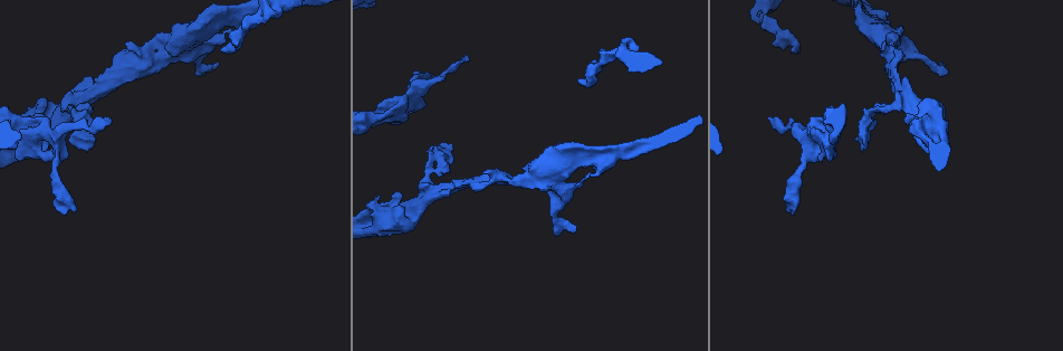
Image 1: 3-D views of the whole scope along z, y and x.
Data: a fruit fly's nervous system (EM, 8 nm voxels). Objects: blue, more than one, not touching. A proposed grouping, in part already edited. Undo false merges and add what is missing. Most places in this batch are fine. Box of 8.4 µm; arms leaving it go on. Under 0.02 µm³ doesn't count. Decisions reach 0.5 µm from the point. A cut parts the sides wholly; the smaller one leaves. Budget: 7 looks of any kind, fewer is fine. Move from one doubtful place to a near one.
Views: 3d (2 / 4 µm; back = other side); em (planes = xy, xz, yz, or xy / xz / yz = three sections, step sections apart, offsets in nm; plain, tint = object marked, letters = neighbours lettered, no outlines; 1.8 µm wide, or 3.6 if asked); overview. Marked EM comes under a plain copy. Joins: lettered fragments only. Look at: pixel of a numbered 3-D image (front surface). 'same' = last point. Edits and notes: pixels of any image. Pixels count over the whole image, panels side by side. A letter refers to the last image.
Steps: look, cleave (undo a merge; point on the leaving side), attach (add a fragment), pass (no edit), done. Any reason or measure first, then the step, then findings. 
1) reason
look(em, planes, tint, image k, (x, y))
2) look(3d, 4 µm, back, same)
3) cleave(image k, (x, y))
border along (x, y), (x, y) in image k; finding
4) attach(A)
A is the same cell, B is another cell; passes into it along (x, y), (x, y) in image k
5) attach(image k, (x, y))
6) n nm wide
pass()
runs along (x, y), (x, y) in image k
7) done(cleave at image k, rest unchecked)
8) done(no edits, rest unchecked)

an open end
look(3d, 4 µm, image 1, (579, 78))

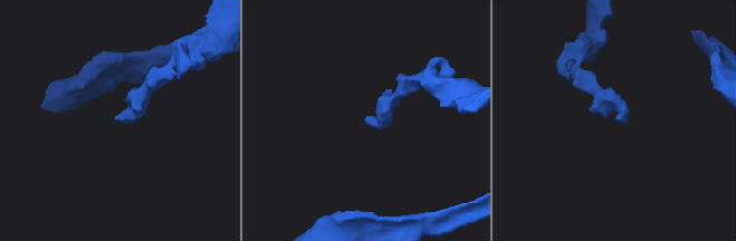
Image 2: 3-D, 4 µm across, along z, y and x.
look(em, xz, step 8, tint, image 2, (617, 118))

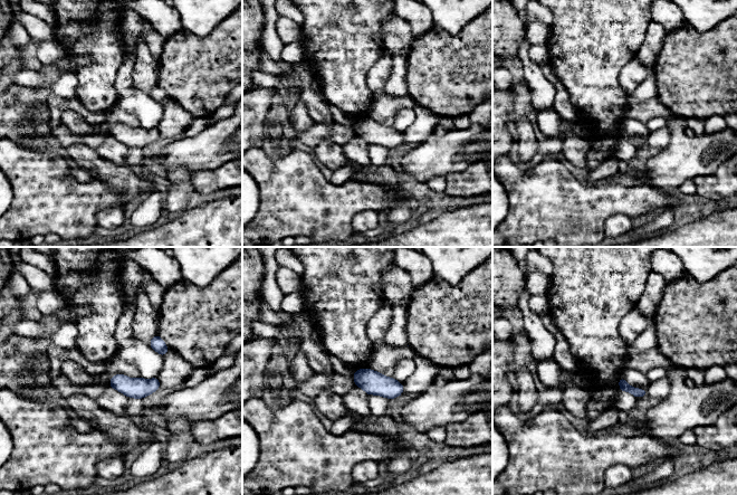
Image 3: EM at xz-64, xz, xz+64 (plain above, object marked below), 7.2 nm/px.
cut it another way
look(em, planes, letters, same)

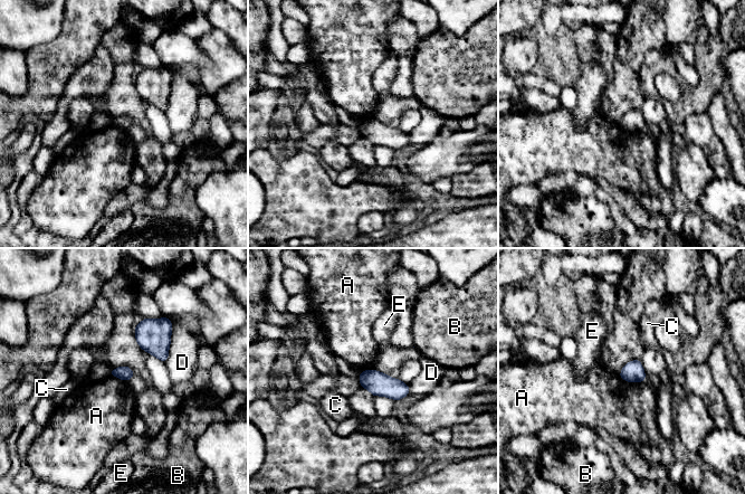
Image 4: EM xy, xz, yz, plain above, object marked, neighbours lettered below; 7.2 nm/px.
pass()
A, B, C, D and E are other cells; border along (619, 376), (629, 381), (643, 381) in image 4; no lettered fragment goes on from it

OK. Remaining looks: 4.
abrupt turn
look(em, xy, step 4, tint, image 1, (432, 191))

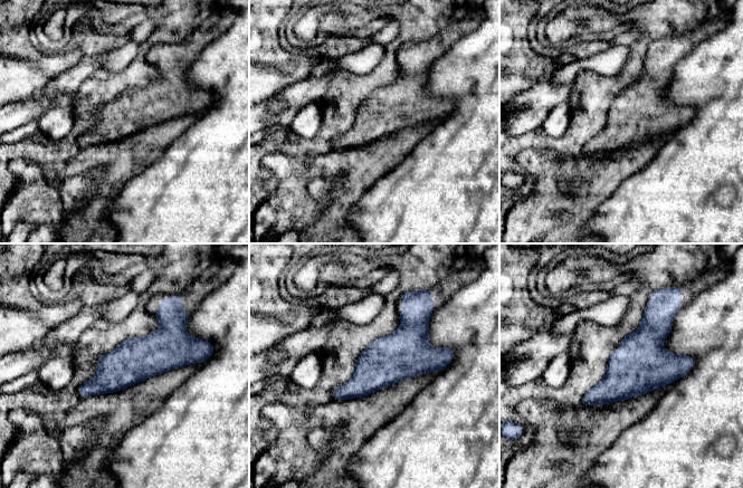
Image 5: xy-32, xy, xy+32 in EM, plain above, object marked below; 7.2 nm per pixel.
look(em, xz, step 16, letters, same)

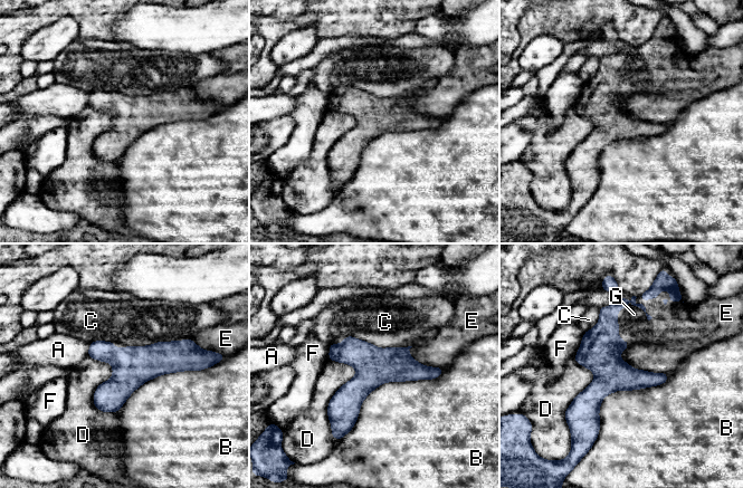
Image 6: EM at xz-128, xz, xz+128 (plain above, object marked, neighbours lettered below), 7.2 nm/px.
pass()
A, B, C, D, E, F and G are other cells; runs along (621, 304), (608, 316), (596, 426) in image 6; one neuron here

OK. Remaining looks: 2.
branch stops here
look(em, planes, letters, image 1, (64, 215))

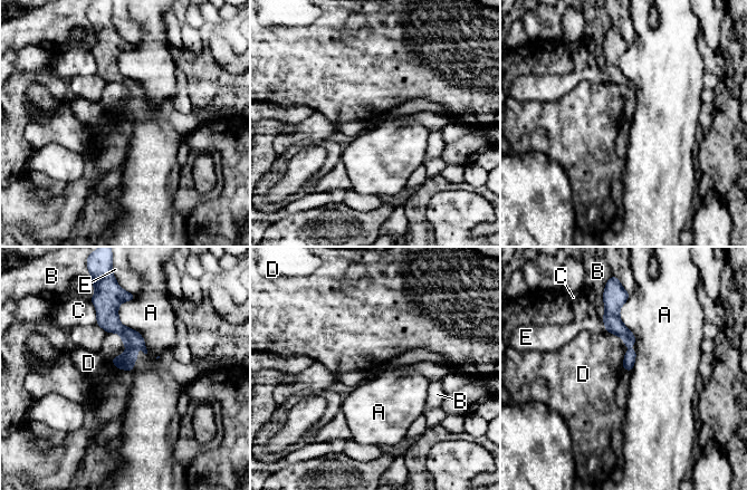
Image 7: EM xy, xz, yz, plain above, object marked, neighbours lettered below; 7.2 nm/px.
pass()
A, B, C, D and E are other cells; runs along (102, 309), (130, 338), (130, 367) in image 7; no lettered fragment goes on from it

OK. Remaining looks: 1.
done(no edits, rest unchecked)

